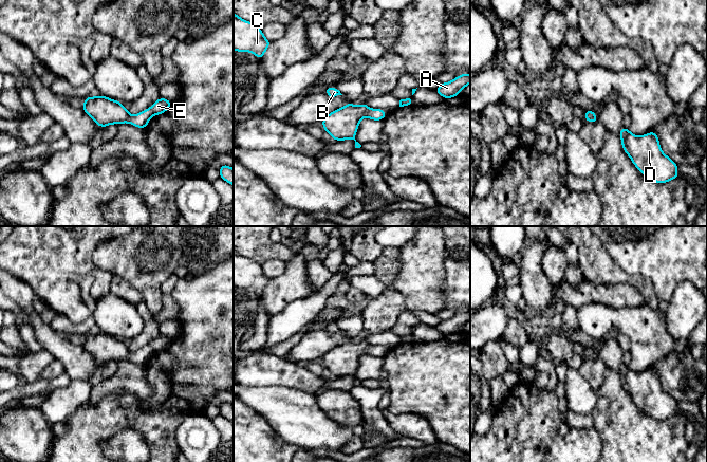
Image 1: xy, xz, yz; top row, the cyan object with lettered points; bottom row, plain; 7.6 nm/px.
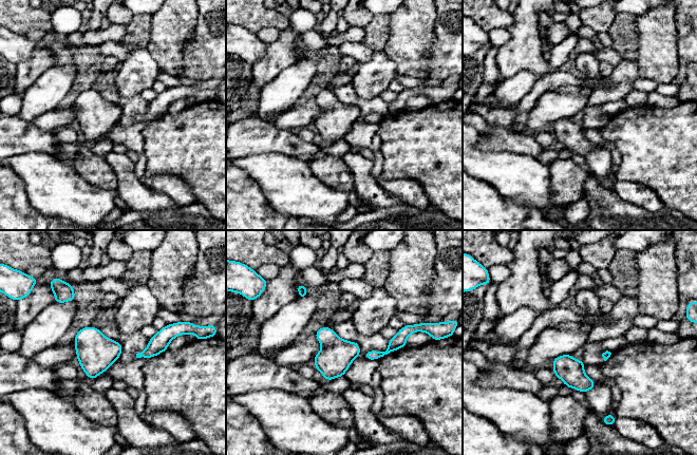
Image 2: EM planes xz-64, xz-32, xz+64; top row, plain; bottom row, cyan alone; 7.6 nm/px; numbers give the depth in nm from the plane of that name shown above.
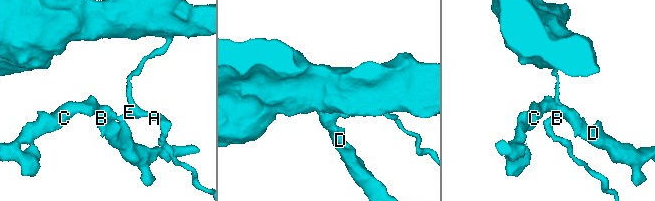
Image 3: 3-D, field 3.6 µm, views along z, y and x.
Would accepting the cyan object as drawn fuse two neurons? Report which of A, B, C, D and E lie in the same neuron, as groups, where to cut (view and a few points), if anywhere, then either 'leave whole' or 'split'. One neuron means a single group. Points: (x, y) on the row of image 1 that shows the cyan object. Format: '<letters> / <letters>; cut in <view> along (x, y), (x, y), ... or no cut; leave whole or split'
A E / B C D; cut in xz along (369, 108), (365, 116); split

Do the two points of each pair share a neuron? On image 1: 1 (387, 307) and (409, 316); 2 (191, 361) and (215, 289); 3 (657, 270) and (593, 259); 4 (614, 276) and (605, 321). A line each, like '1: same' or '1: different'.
1: different
2: same
3: different
4: different

